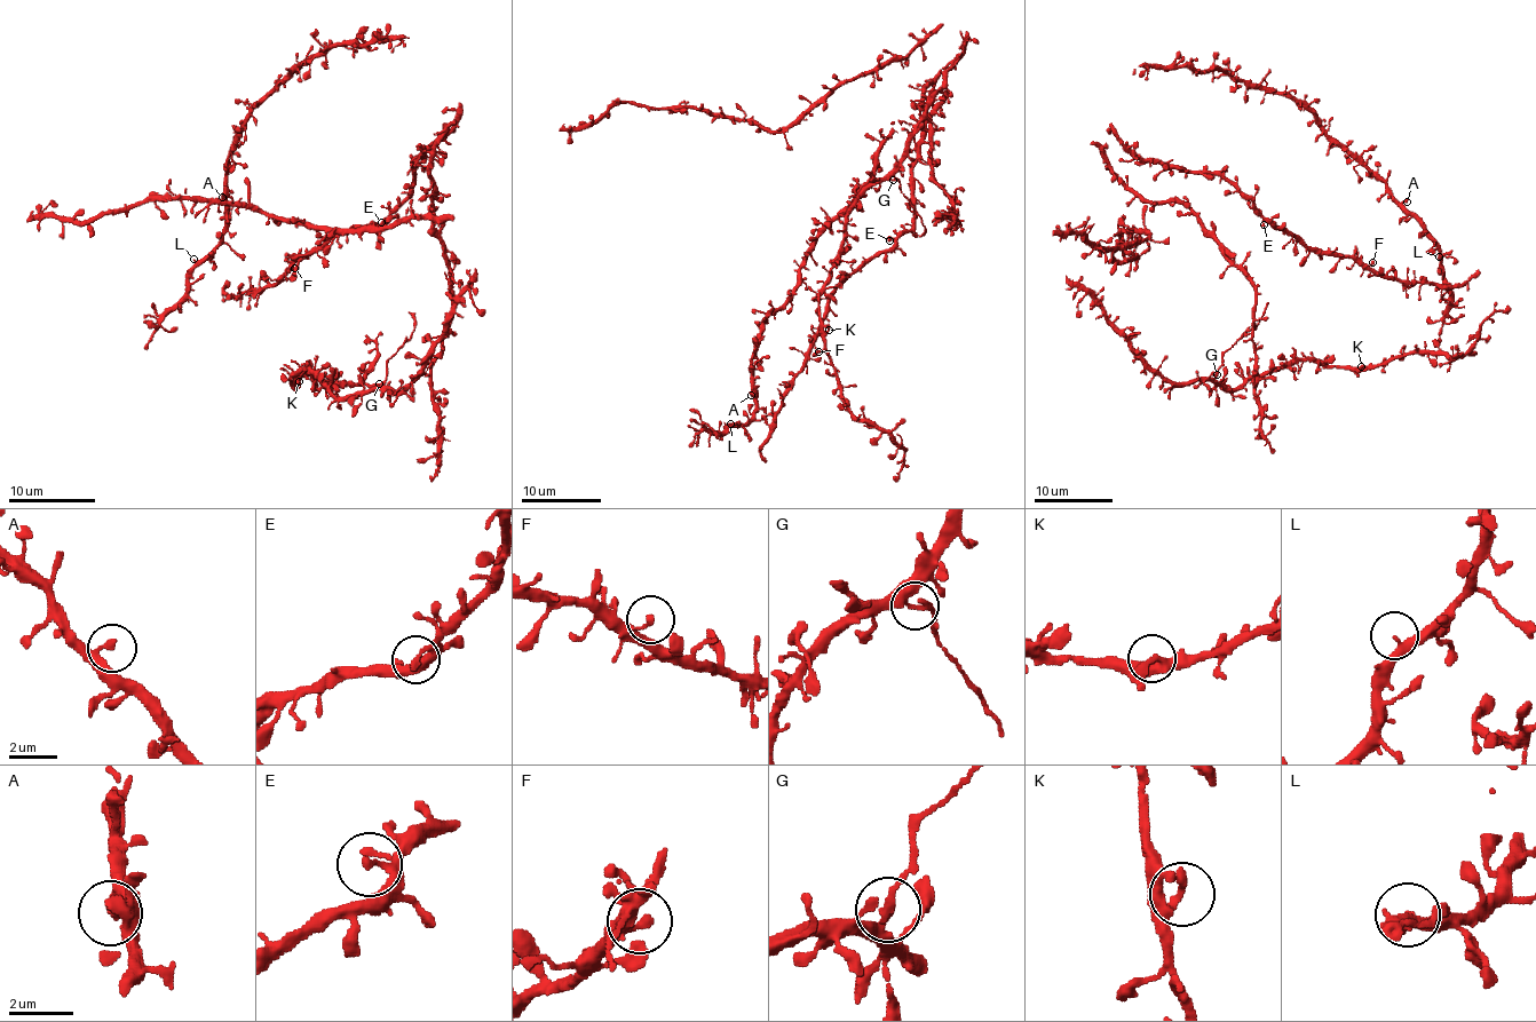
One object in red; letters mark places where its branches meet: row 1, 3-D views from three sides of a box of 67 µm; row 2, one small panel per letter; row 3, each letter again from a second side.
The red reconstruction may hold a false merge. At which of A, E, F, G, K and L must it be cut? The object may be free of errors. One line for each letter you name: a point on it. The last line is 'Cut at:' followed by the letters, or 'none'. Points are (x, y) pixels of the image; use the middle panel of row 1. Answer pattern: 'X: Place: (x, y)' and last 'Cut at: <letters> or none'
G: Place: (893, 180)
Cut at: G

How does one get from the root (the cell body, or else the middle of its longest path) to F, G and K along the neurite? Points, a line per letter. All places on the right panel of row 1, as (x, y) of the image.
F: (1202, 174), (1224, 174), (1269, 223), (1295, 234), (1307, 246), (1341, 254), (1364, 264), (1372, 262)
G: (1202, 174), (1157, 161), (1110, 163), (1143, 198), (1181, 201), (1253, 286), (1258, 324), (1224, 353), (1216, 375)
K: (1202, 174), (1110, 163), (1143, 198), (1181, 201), (1253, 286), (1258, 324), (1217, 382), (1361, 366)

